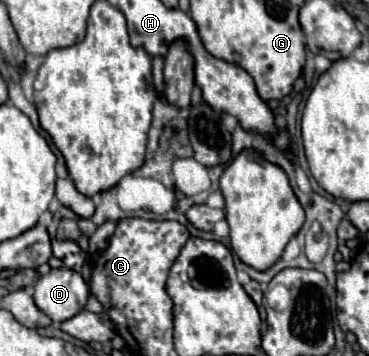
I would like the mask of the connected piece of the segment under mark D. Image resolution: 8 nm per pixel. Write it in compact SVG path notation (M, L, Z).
M54 268L40 276L34 286L36 306L52 318L52 322L64 322L84 310L90 296L90 288L82 274L70 268Z

